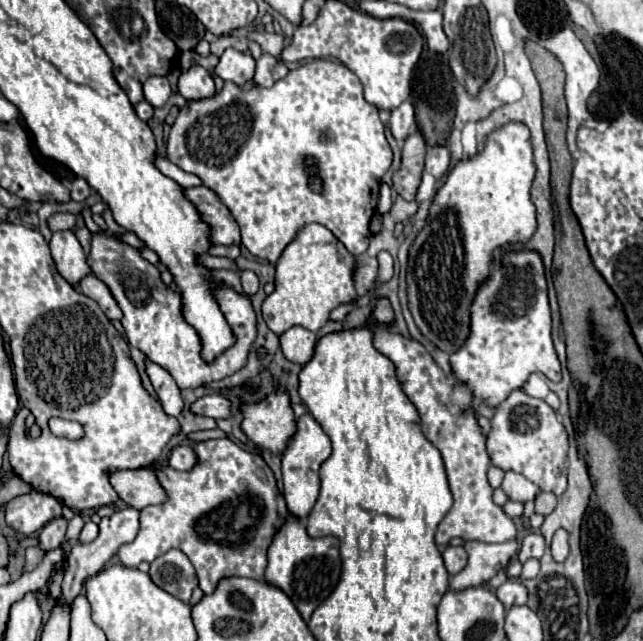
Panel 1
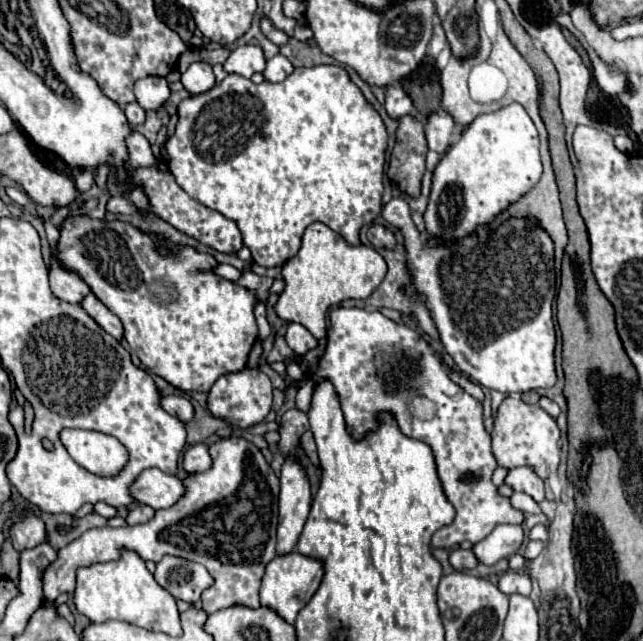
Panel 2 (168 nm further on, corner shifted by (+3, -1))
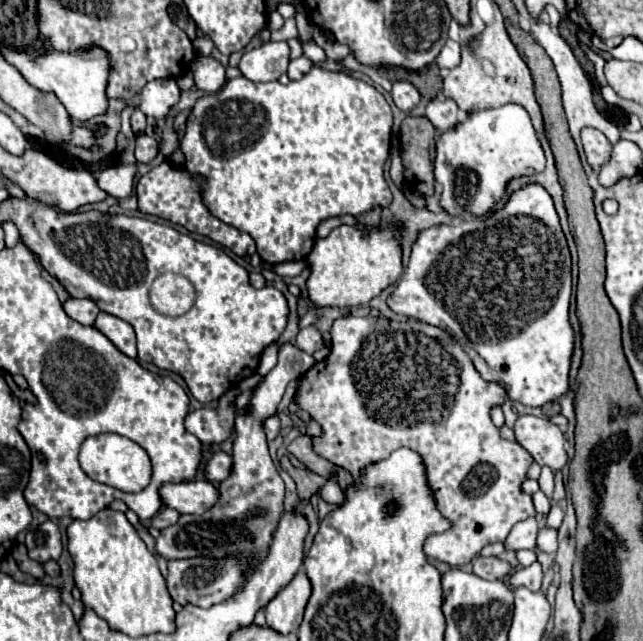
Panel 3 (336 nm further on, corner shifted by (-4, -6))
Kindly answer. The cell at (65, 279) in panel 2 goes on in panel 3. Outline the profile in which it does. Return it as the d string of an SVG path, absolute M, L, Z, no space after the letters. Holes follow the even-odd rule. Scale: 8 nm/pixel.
M68 298L64 302L64 310L70 318L74 318L76 322L80 324L94 324L94 318L96 314L100 312L96 302L94 300L88 300L88 298Z

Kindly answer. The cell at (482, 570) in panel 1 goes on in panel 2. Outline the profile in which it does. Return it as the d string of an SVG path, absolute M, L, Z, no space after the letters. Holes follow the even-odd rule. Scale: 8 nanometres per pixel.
M497 525L491 535L473 545L473 553L485 565L493 565L503 557L511 557L523 543L521 525Z

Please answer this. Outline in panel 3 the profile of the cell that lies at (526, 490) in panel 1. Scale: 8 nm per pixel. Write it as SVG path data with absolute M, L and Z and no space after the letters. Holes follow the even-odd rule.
M542 468L542 474L538 478L538 484L540 484L540 490L552 498L552 492L554 492L554 474L550 468Z

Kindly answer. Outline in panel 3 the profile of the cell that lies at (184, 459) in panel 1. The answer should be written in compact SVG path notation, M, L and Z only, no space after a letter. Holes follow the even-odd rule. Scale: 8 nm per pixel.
M216 452L206 462L206 470L204 470L206 480L210 480L212 484L218 484L220 480L224 480L228 476L230 468L232 468L232 458L228 454L224 454L224 452Z

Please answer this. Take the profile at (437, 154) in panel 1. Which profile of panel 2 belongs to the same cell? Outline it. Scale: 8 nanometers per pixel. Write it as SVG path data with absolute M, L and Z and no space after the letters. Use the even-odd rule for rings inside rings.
M447 111L429 113L425 123L425 133L429 141L429 149L443 155L449 147L449 135L453 129L453 117Z

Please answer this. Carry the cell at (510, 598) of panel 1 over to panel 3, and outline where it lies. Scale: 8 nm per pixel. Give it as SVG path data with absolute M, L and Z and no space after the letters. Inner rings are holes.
M534 562L534 564L528 566L528 568L516 570L516 572L510 576L510 584L512 584L514 588L524 586L524 588L528 588L528 590L532 590L532 592L540 592L540 586L542 586L542 568L540 568L540 564Z

